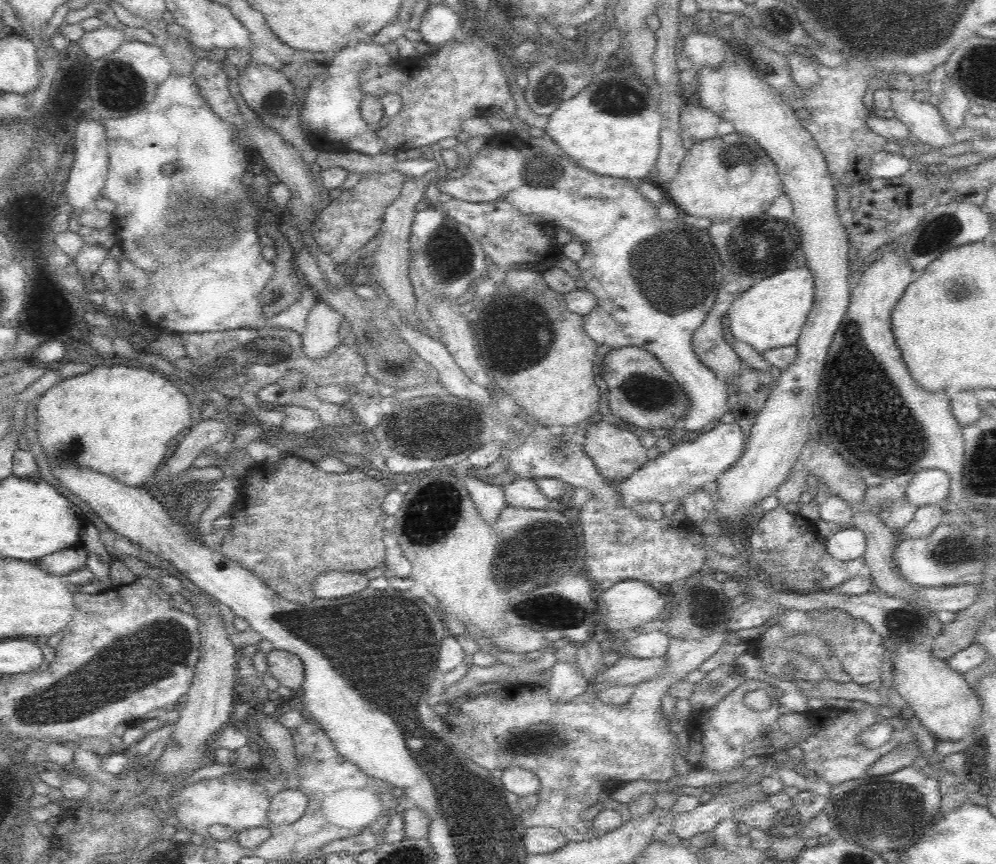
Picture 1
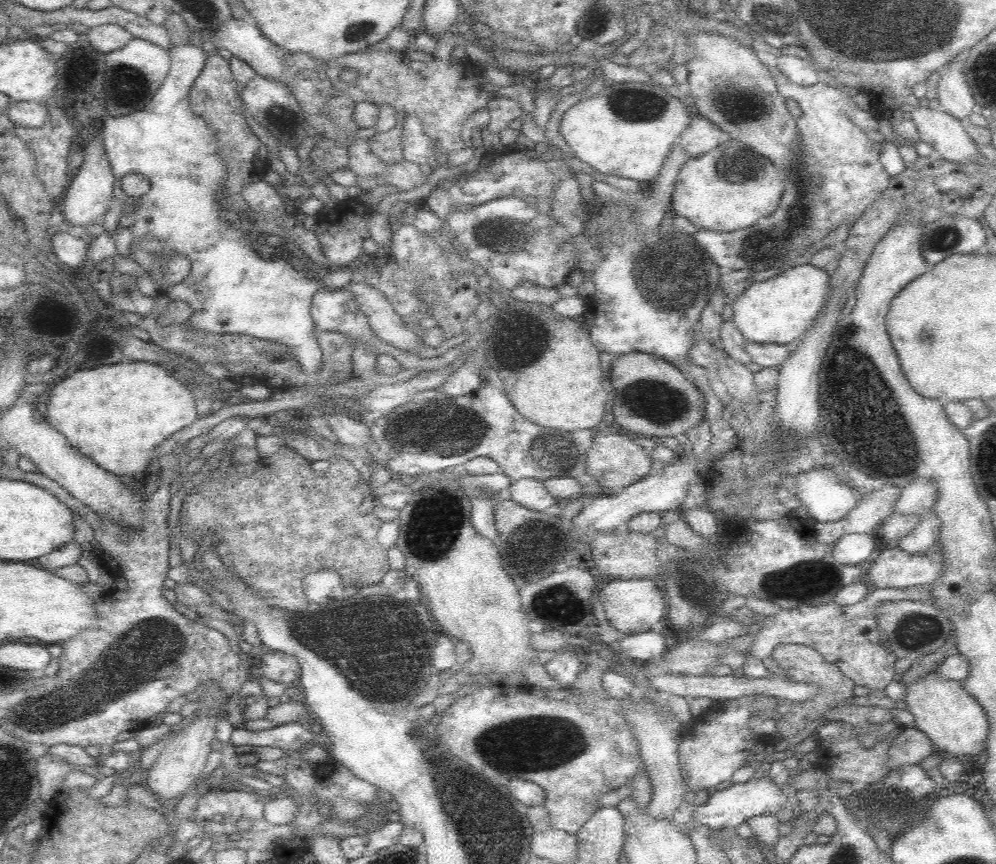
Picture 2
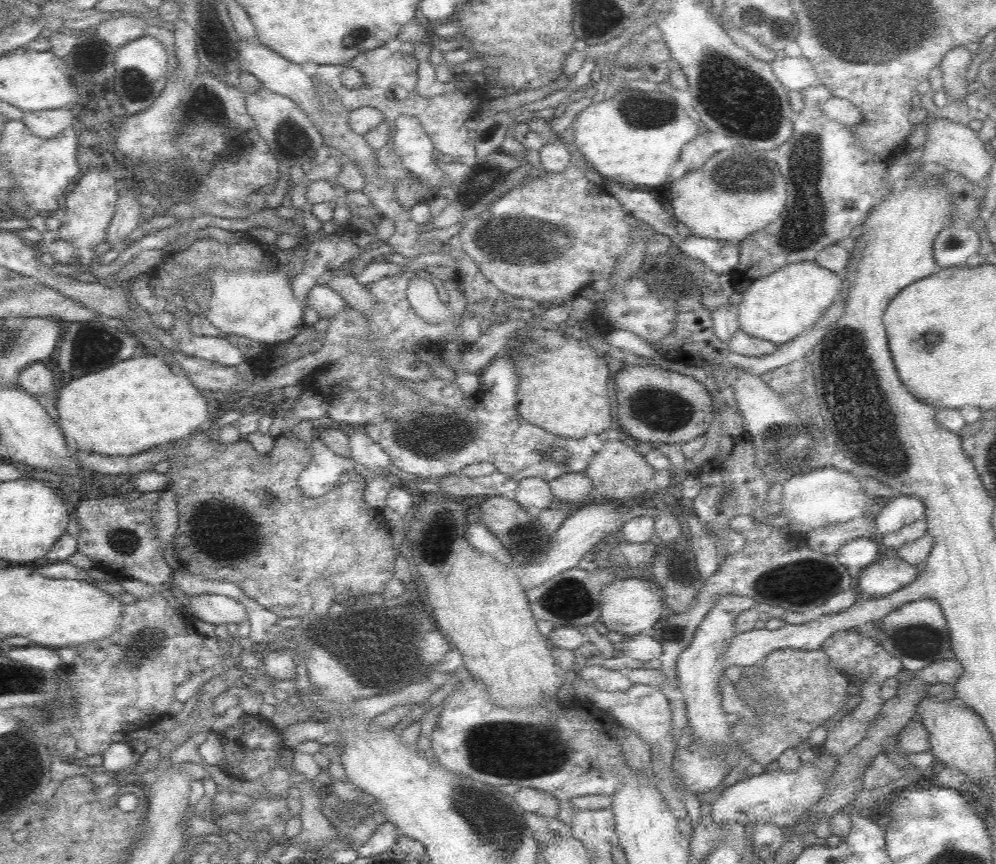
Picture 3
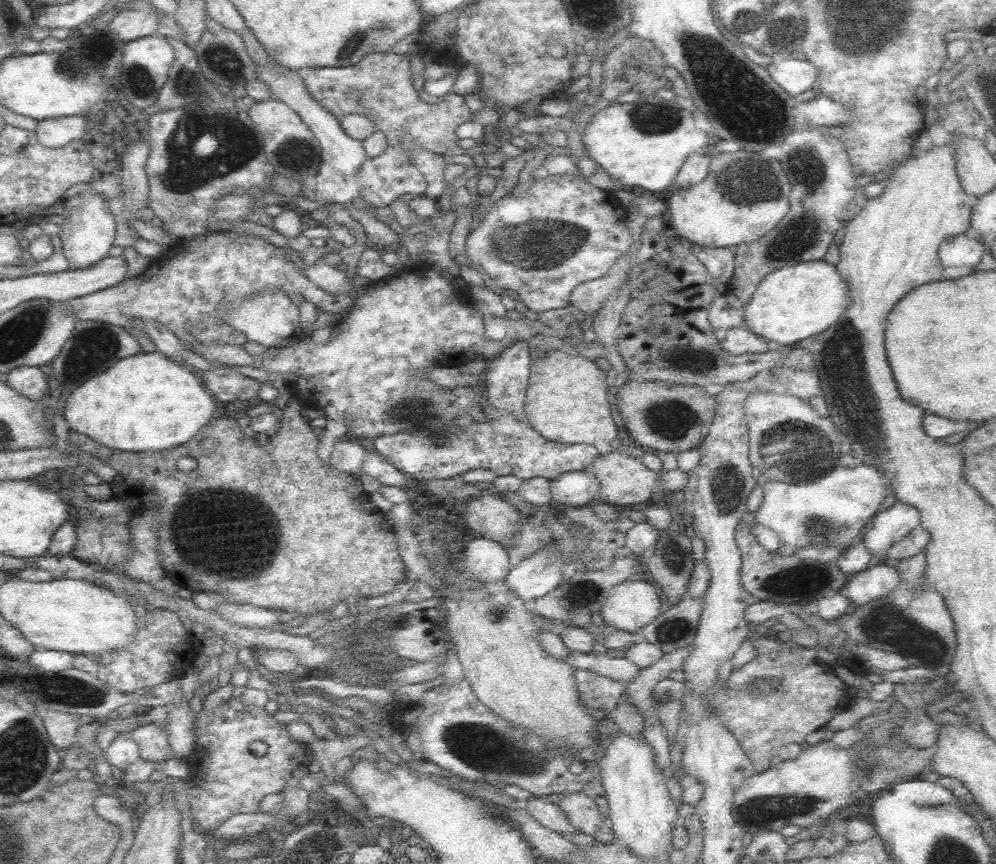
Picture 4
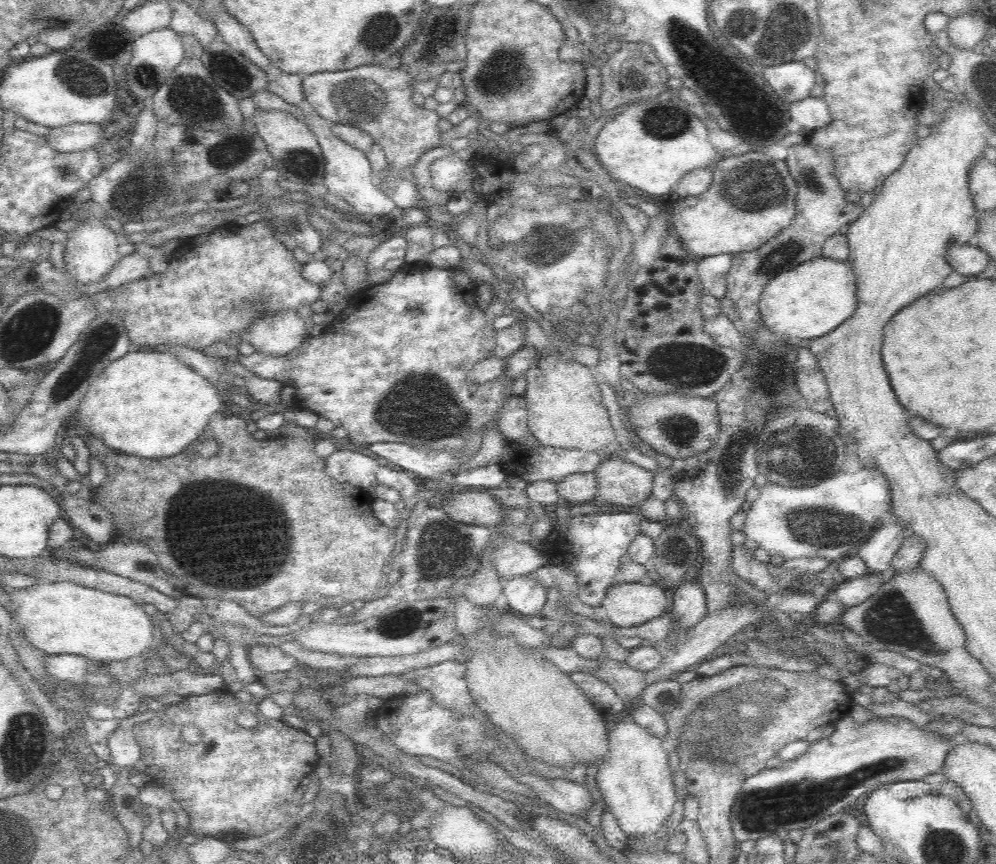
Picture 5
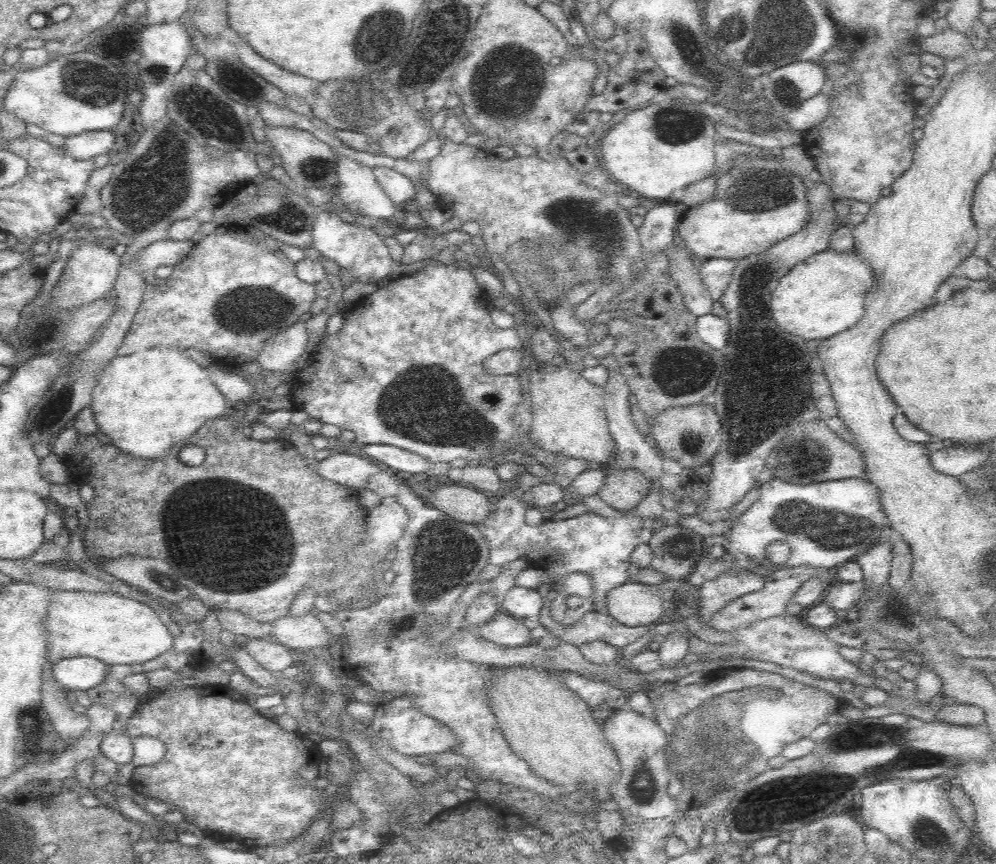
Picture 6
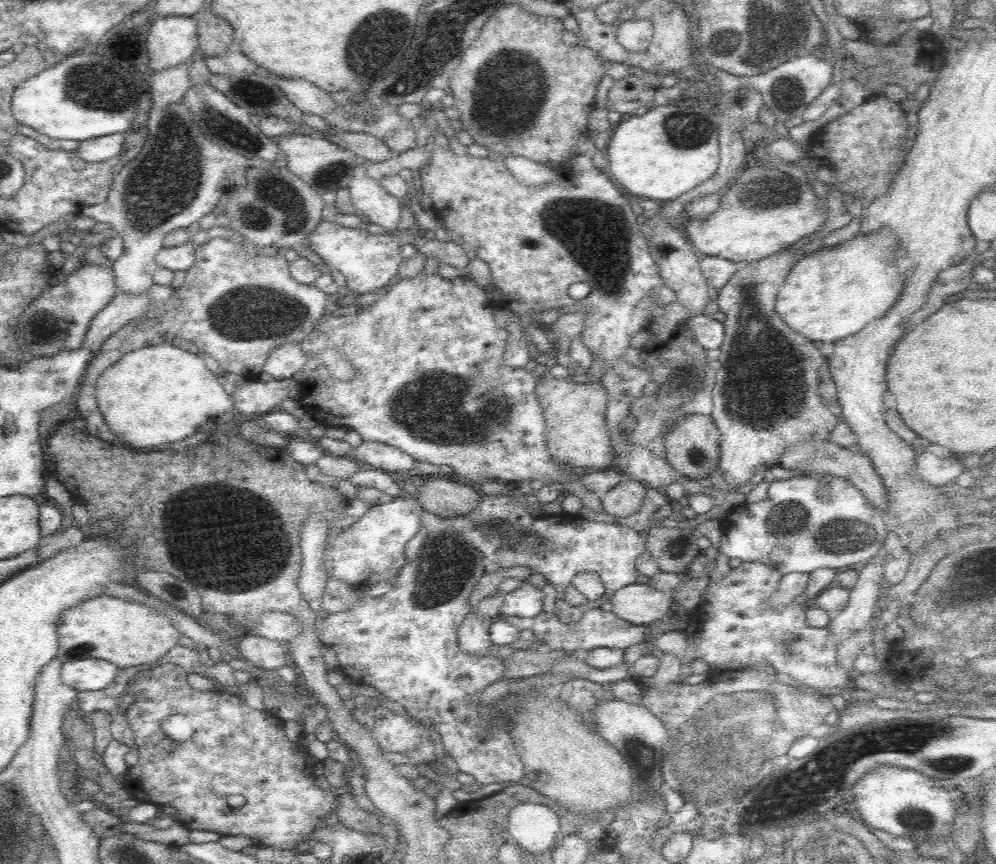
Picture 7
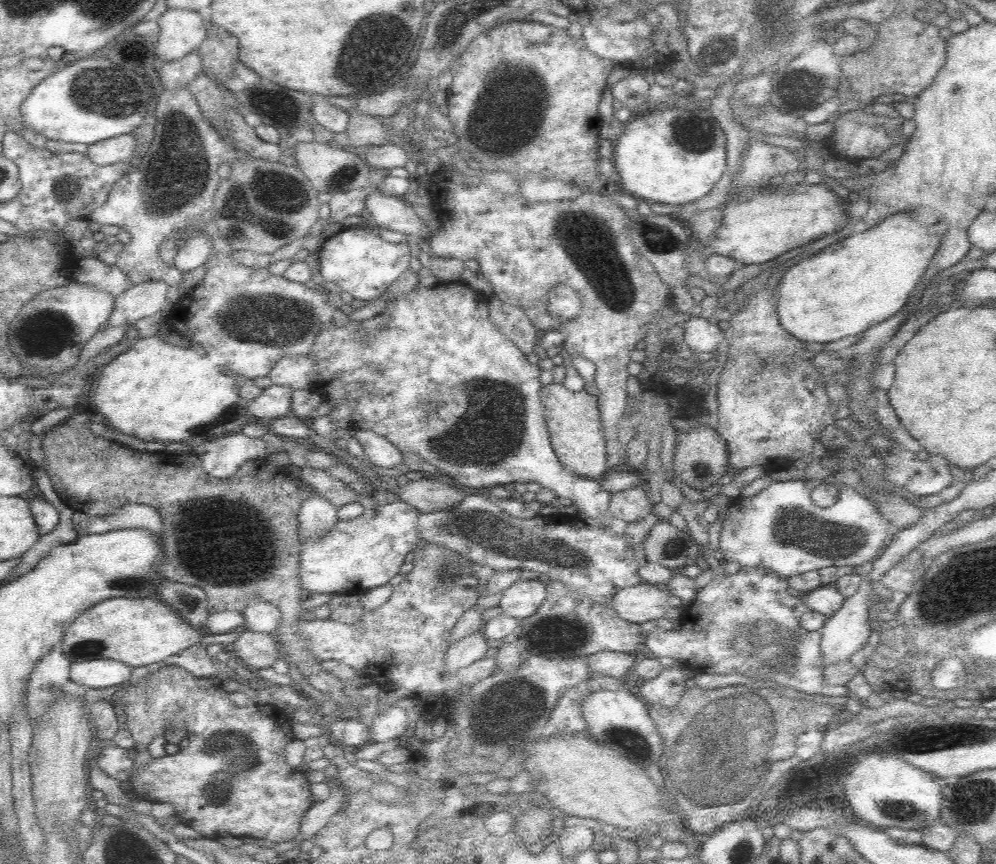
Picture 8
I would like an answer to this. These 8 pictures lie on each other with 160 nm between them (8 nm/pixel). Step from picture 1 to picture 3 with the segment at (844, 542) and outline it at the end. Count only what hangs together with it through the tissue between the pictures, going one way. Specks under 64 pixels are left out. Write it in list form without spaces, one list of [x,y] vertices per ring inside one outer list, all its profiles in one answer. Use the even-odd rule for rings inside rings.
[[[856,538],[843,545],[837,551],[837,560],[854,578],[861,577],[861,572],[866,569],[872,562],[875,562],[879,554],[877,543],[873,539]]]

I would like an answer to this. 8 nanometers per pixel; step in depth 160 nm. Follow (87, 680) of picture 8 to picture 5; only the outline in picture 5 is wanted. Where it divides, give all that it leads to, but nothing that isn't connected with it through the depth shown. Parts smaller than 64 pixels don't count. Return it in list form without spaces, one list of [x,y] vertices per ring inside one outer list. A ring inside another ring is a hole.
[[[48,654],[46,674],[60,681],[72,683],[86,682],[87,673],[94,669],[87,658],[70,654]]]

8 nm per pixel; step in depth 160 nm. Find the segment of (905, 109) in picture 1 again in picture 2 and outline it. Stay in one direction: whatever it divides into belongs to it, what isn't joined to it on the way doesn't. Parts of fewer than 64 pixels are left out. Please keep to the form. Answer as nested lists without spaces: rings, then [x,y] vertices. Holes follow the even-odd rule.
[[[933,105],[917,106],[910,114],[920,135],[920,141],[934,147],[944,160],[950,162],[980,161],[978,145],[968,135],[964,122],[945,111],[936,112]]]

